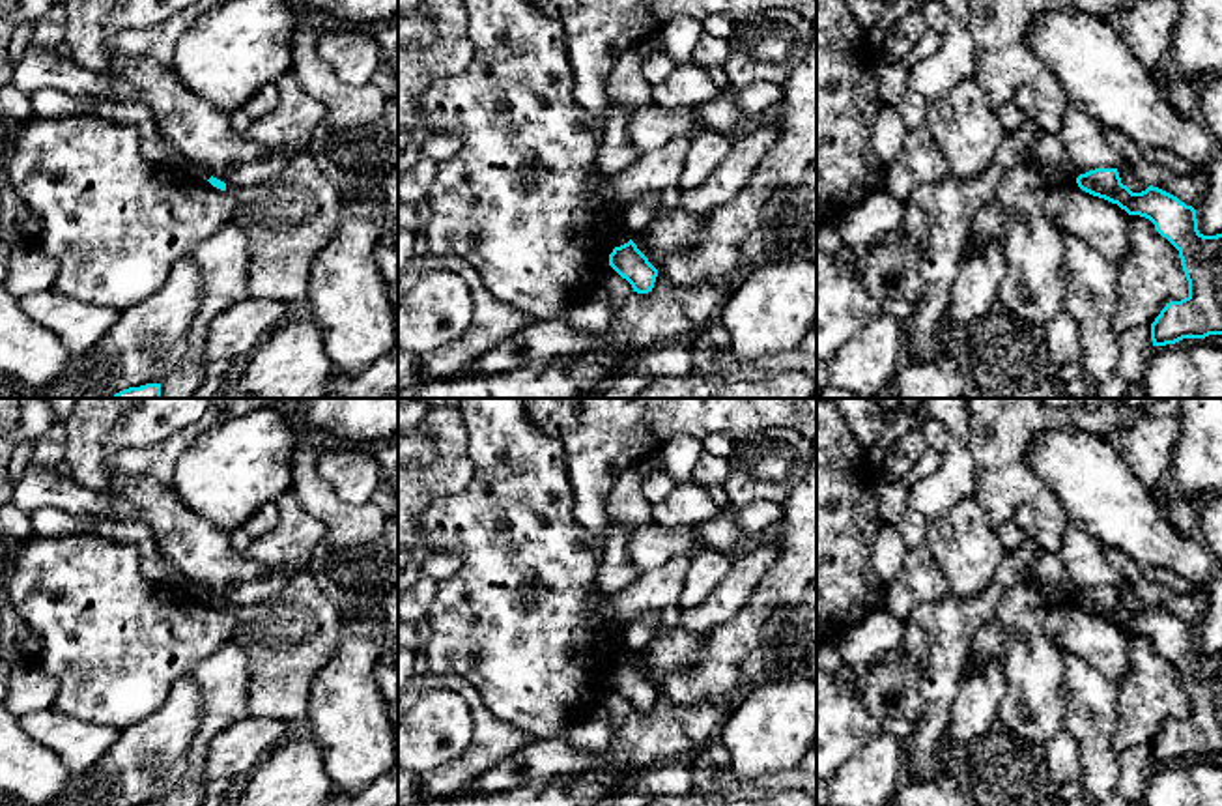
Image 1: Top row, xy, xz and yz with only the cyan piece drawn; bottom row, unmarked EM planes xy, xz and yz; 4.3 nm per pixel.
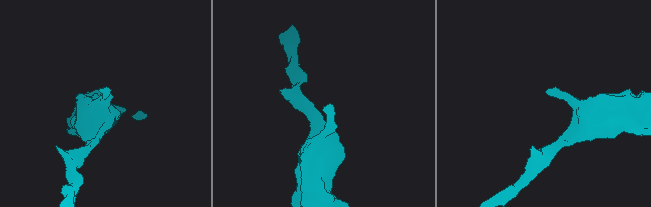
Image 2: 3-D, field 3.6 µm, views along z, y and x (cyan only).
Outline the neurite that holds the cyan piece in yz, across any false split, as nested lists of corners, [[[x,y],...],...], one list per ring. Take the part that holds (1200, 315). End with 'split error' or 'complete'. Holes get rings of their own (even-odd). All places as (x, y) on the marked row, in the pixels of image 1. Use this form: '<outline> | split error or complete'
[[[1095,168],[1076,178],[1082,191],[1117,204],[1129,215],[1155,224],[1177,251],[1188,295],[1170,301],[1151,324],[1153,346],[1175,344],[1183,338],[1222,335],[1222,234],[1203,236],[1196,209],[1177,196],[1149,185],[1132,193],[1121,183],[1117,168]]] | complete

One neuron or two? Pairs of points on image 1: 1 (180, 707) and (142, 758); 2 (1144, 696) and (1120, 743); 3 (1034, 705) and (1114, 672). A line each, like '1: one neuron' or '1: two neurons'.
1: one neuron
2: one neuron
3: two neurons

